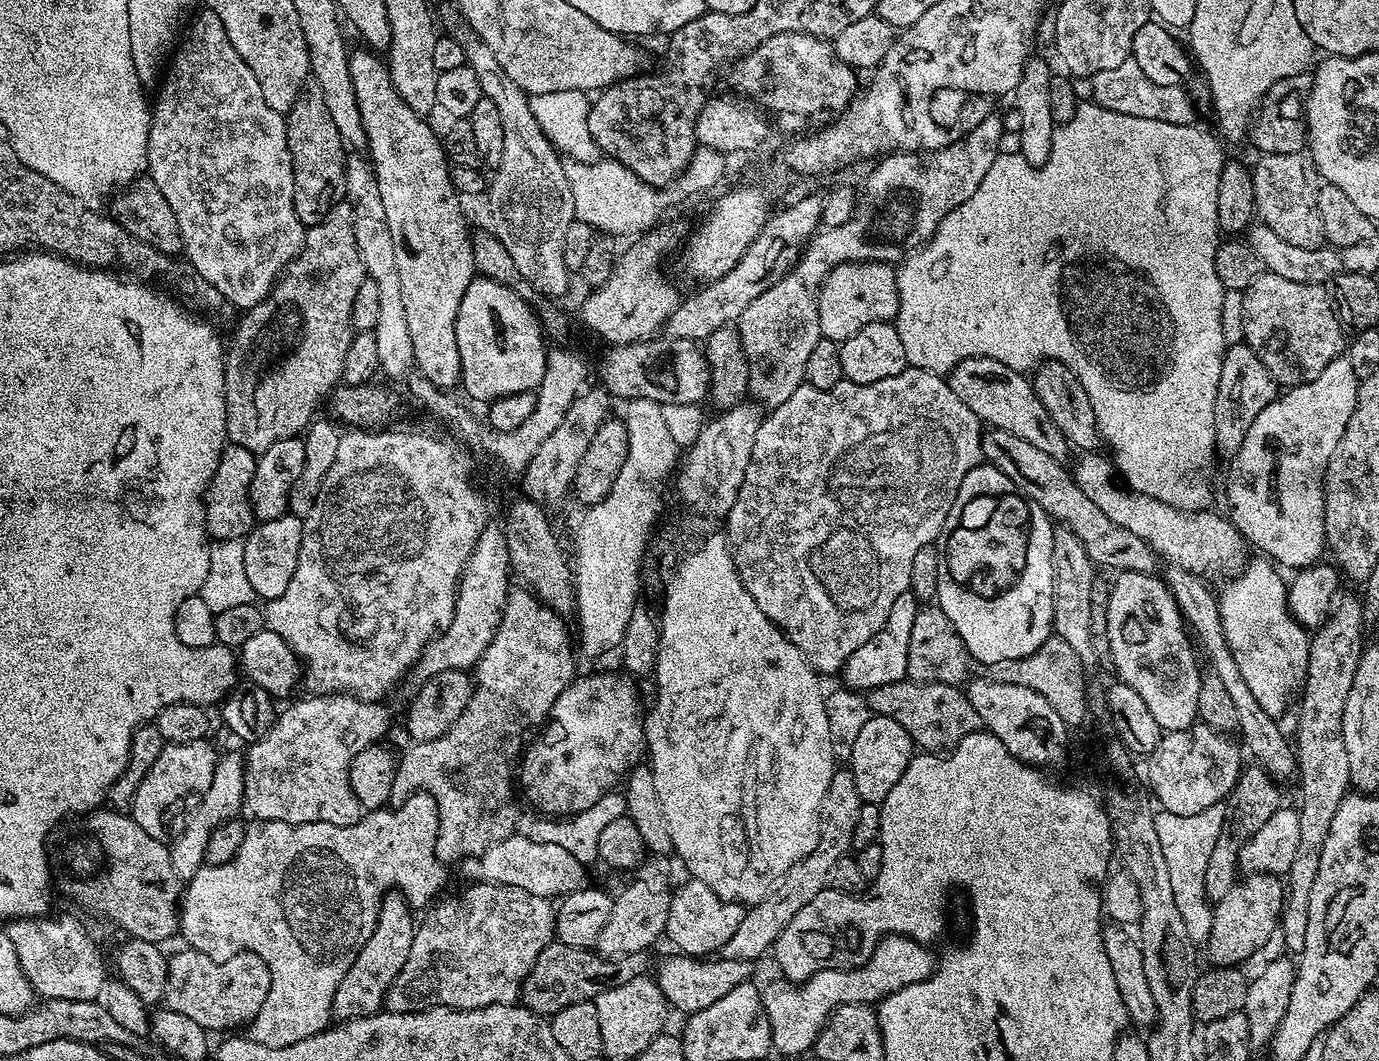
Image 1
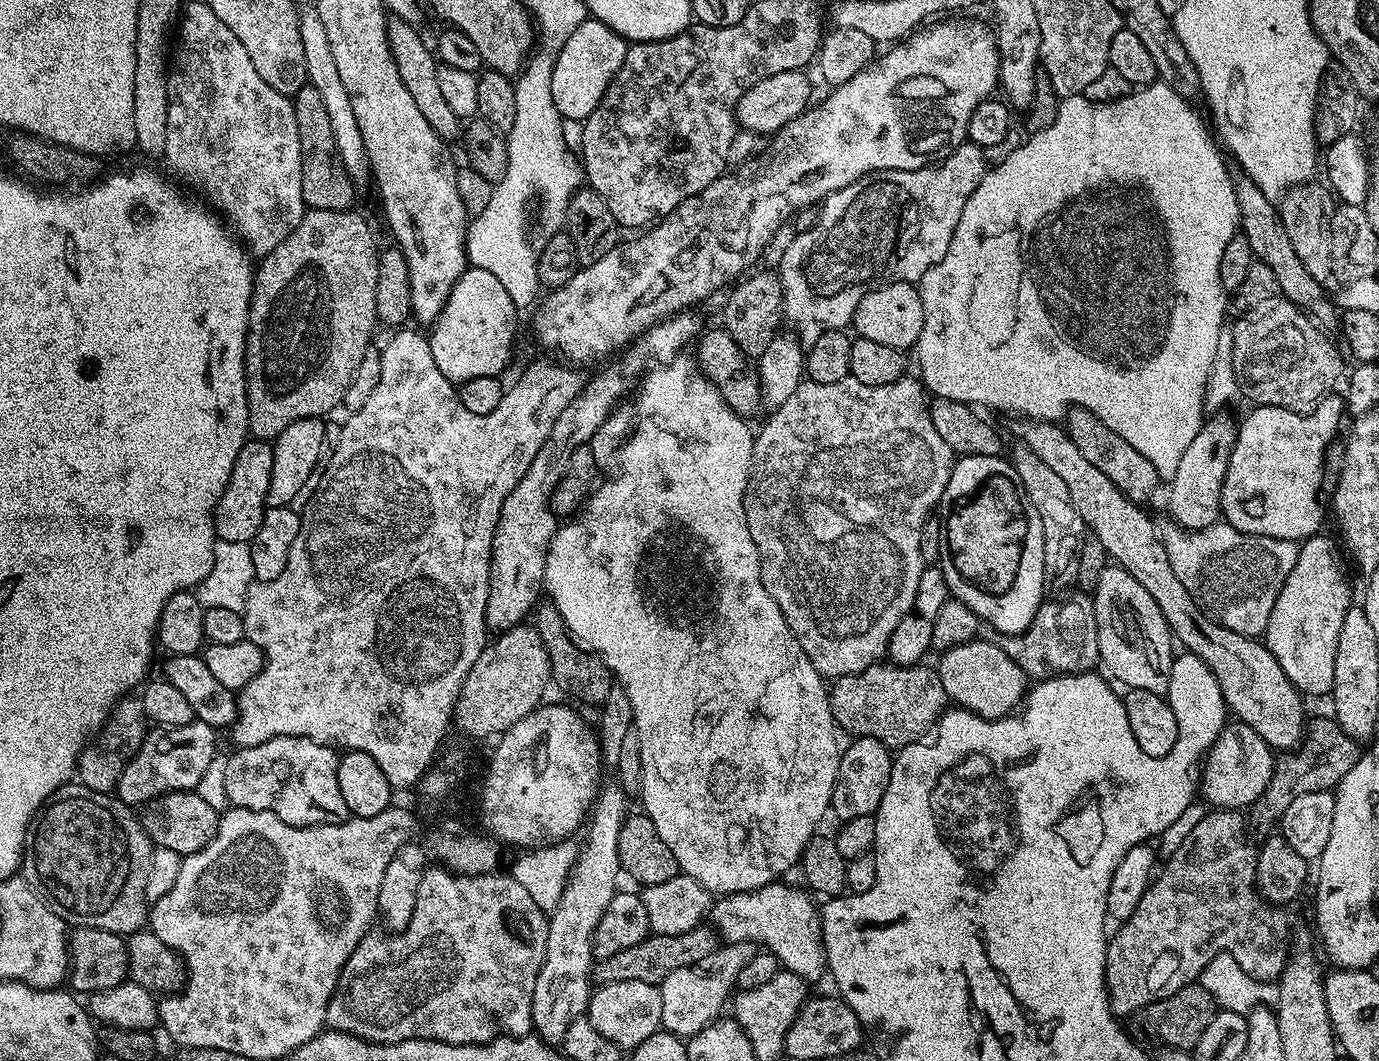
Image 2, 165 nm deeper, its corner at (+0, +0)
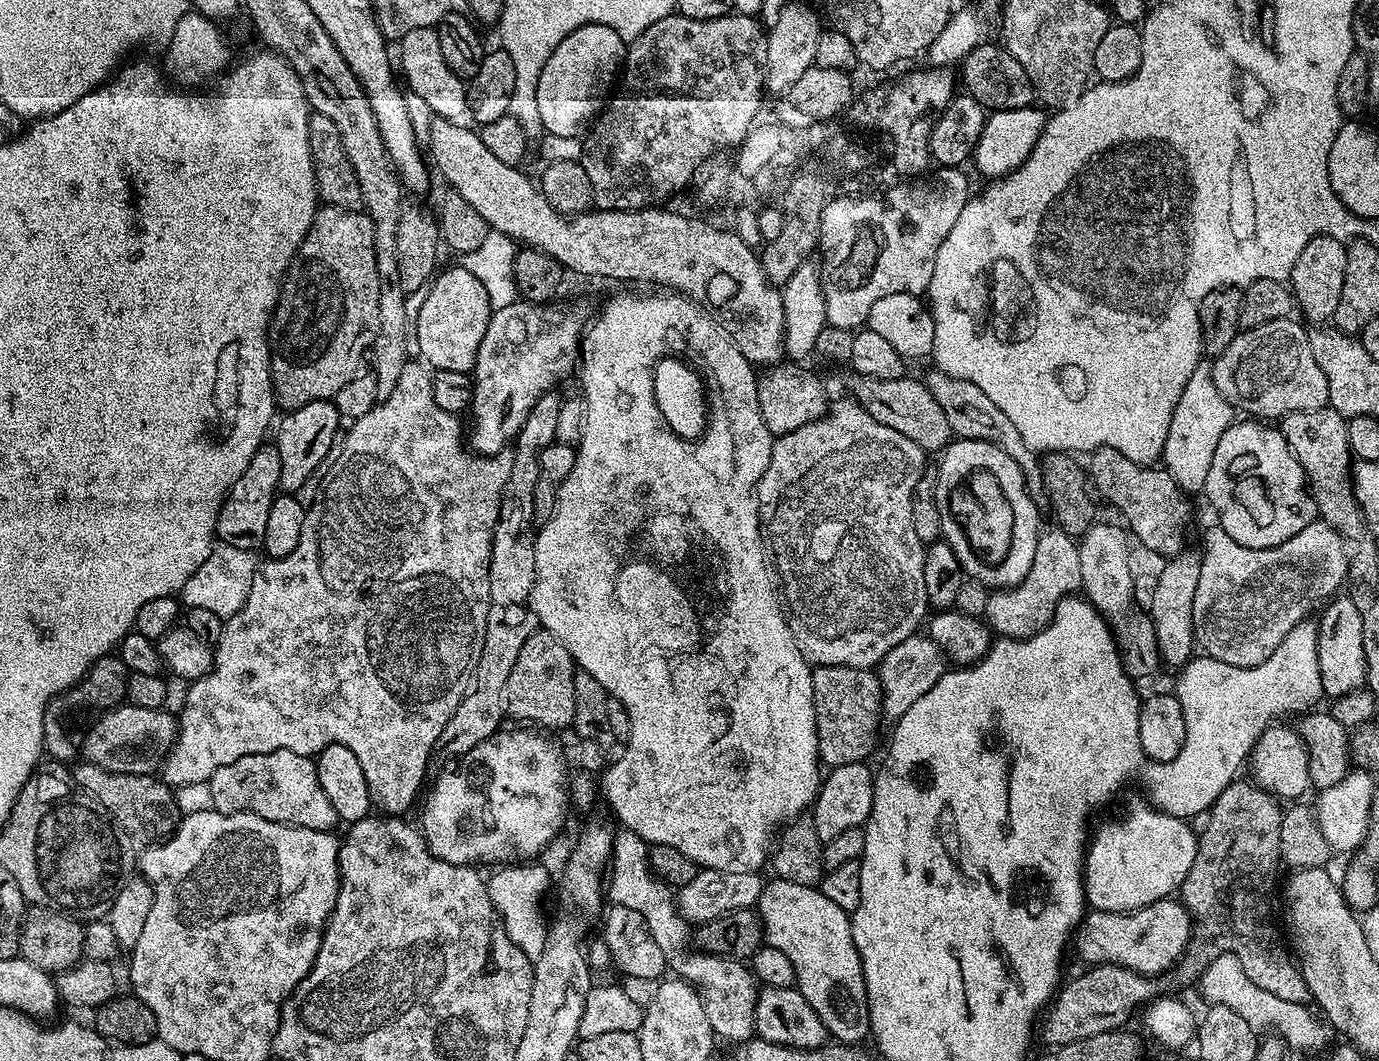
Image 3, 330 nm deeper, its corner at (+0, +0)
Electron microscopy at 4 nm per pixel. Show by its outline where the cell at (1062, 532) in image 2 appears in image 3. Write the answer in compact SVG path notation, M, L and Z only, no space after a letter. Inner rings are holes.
M932 370L932 373L926 376L926 385L934 402L938 402L938 406L942 406L942 414L946 414L946 422L950 422L953 437L962 440L990 442L1006 454L1010 454L1010 458L1014 458L1014 462L1018 462L1018 470L1022 470L1024 485L1032 501L1038 506L1049 503L1047 491L1044 488L1044 466L1041 457L1033 448L1026 446L1026 442L1022 442L1022 434L1018 434L1014 422L1010 422L1010 418L1006 418L1006 413L987 394L982 394L982 390L978 390L978 386L974 386L974 382L954 378L939 370Z

